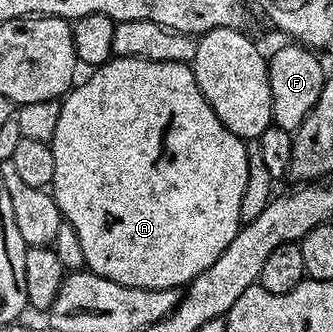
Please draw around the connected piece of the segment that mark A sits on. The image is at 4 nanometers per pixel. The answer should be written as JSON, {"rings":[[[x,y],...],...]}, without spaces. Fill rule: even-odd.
{"rings":[[[115,56],[94,69],[90,75],[88,80],[80,79],[62,97],[57,130],[49,141],[53,150],[53,182],[50,189],[59,211],[63,213],[64,221],[71,224],[73,230],[77,230],[77,238],[81,238],[81,250],[87,256],[86,267],[101,278],[109,278],[109,282],[134,288],[182,289],[196,280],[206,268],[213,266],[225,246],[229,246],[229,242],[233,242],[239,233],[241,194],[245,194],[245,178],[249,178],[246,145],[224,126],[221,118],[217,118],[197,86],[195,69],[190,63],[146,60],[140,56]]]}

